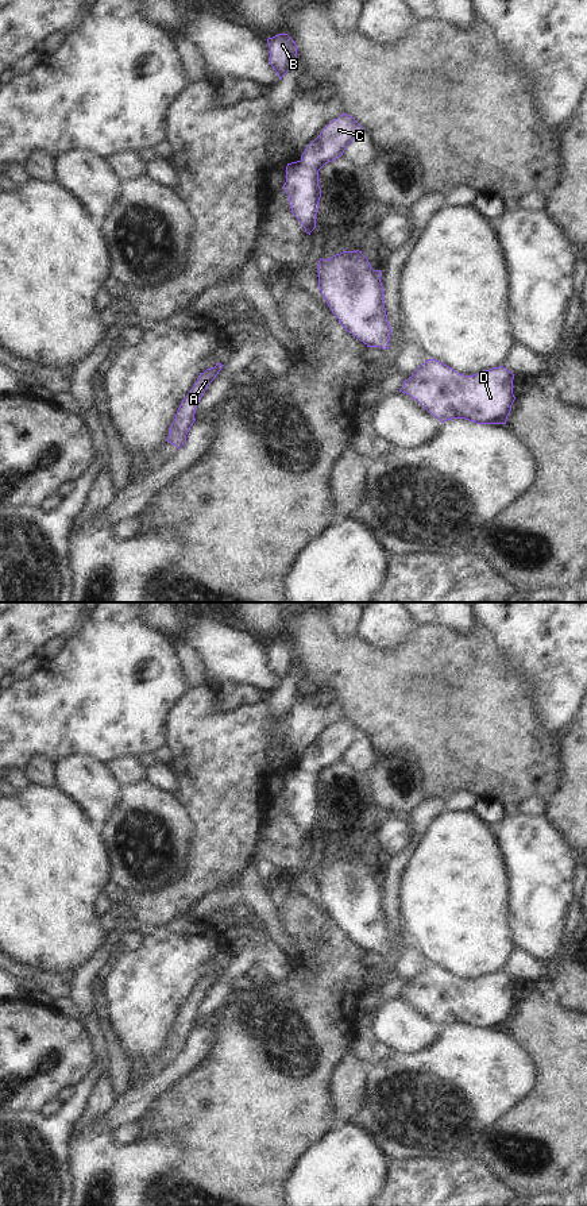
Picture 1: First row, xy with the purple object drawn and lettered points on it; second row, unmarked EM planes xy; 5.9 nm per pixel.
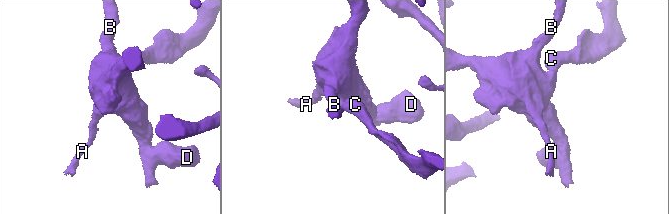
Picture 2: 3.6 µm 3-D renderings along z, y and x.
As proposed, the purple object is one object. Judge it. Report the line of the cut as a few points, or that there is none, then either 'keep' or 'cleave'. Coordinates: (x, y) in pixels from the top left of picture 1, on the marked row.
no cut | keep

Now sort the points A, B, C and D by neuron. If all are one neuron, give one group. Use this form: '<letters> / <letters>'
A B C D

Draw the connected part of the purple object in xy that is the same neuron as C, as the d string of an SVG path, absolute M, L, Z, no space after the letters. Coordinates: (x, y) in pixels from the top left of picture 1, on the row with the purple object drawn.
M343 113L305 149L300 161L287 163L282 189L287 194L291 213L304 226L306 234L310 235L316 228L321 197L318 170L341 157L345 147L363 135L363 127L352 116Z

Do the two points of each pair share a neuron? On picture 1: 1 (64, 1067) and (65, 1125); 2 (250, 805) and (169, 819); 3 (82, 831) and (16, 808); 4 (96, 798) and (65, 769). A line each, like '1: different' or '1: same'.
1: different
2: different
3: same
4: same

